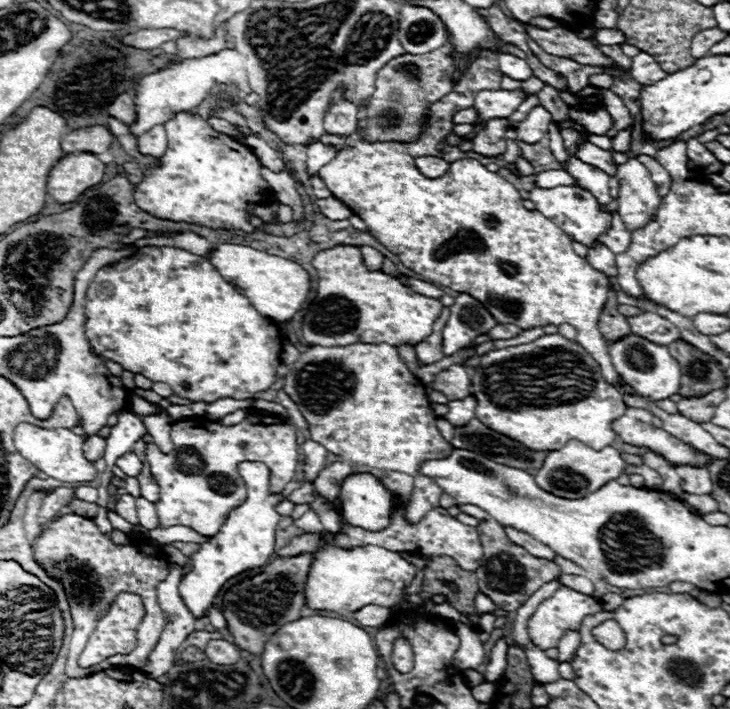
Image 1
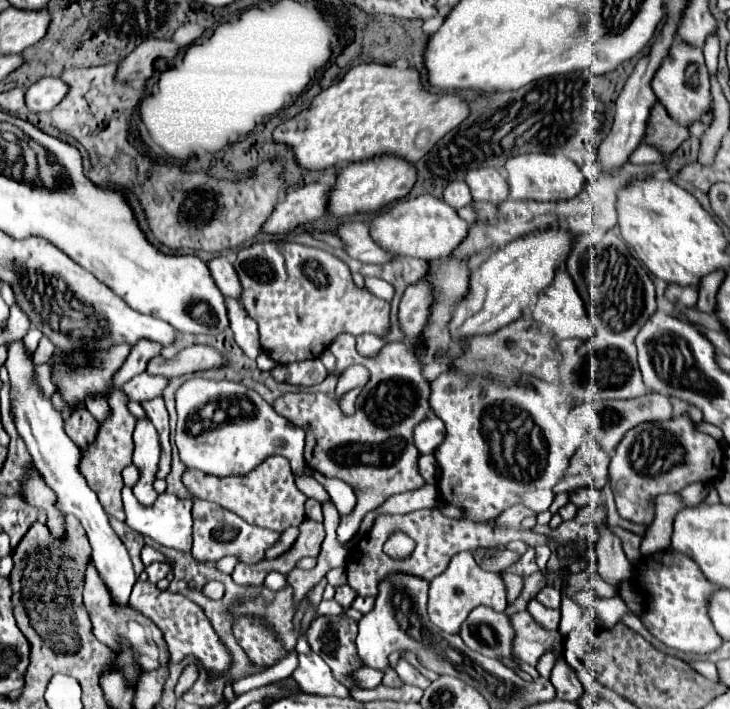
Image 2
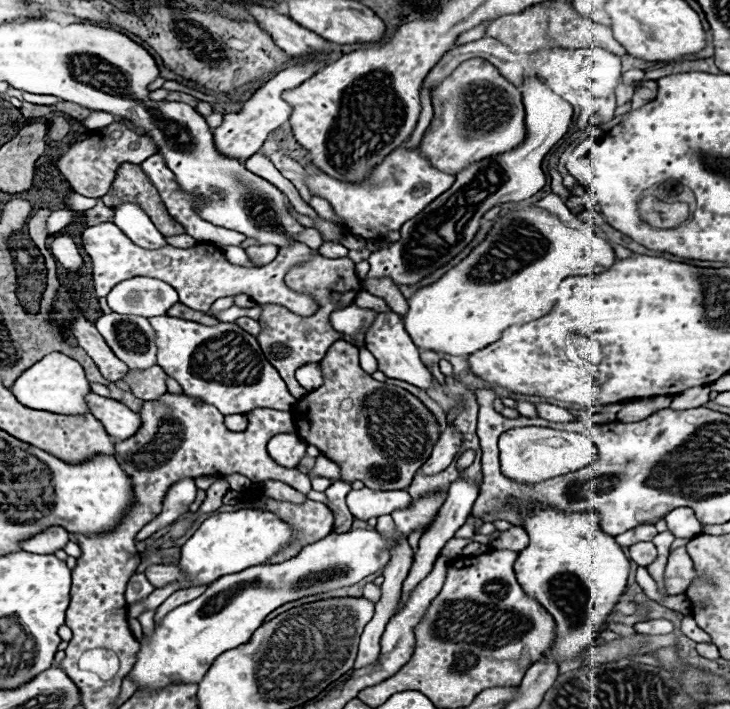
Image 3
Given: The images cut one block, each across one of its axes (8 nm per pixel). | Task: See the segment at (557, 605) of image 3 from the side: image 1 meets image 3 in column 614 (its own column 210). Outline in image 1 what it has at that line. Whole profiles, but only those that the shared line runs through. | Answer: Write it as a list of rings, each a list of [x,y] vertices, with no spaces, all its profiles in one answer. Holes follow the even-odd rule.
[[[244,462],[240,464],[240,476],[244,478],[246,488],[248,488],[248,500],[240,508],[234,508],[228,514],[228,520],[224,522],[220,532],[210,538],[210,542],[200,544],[200,552],[196,552],[190,558],[190,570],[178,586],[184,604],[196,618],[200,618],[204,610],[212,606],[214,596],[220,592],[226,580],[230,580],[232,576],[244,570],[266,566],[268,560],[274,556],[274,534],[280,520],[280,514],[274,510],[274,506],[284,498],[282,494],[278,496],[270,494],[268,490],[270,472],[266,464]]]

